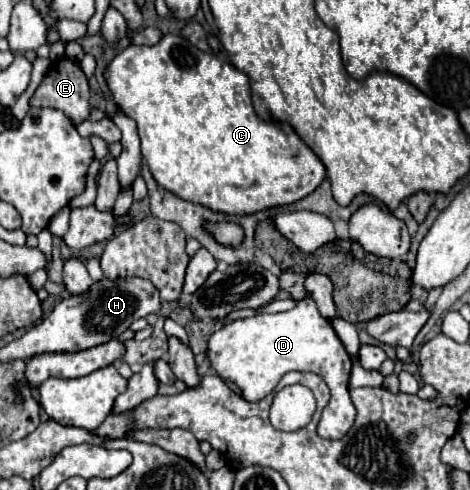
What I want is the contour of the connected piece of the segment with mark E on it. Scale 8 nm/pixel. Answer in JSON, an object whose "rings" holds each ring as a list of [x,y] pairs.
{"rings":[[[68,57],[56,61],[38,85],[30,105],[60,109],[74,121],[74,125],[86,121],[90,115],[90,89],[78,63]]]}

